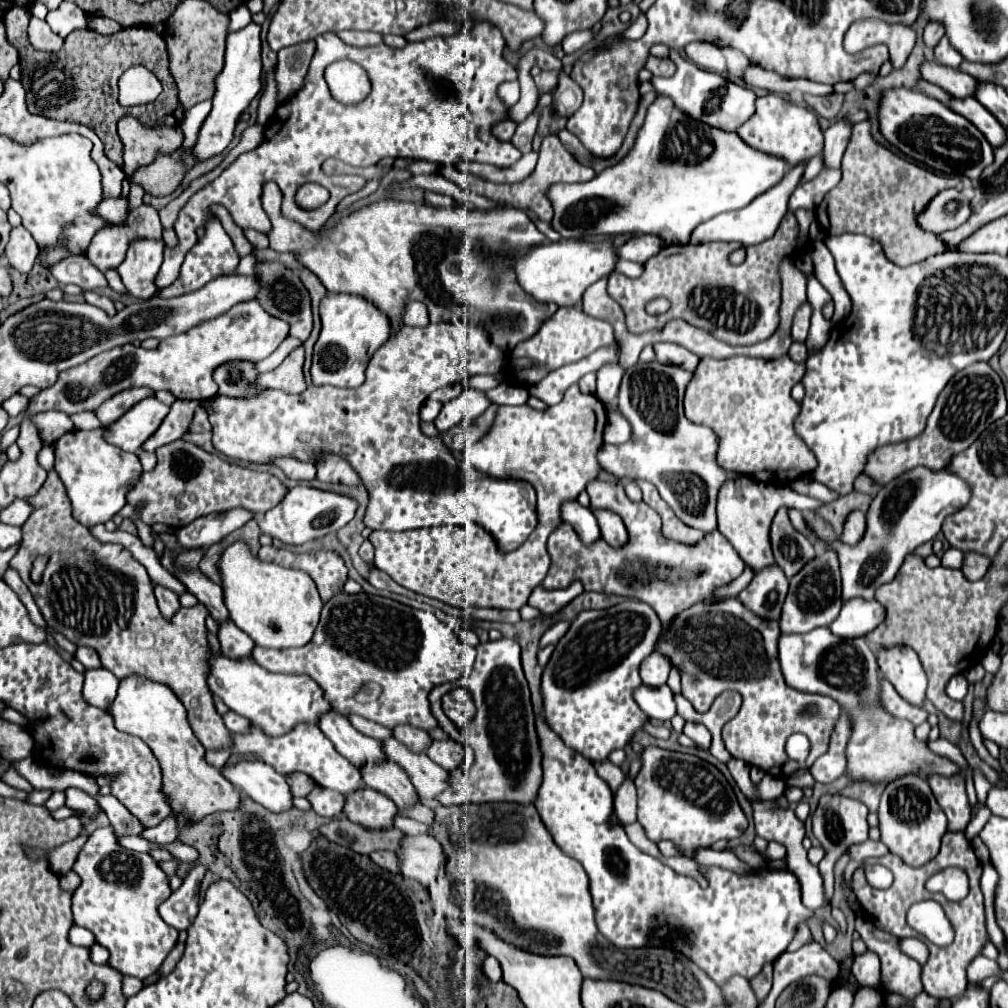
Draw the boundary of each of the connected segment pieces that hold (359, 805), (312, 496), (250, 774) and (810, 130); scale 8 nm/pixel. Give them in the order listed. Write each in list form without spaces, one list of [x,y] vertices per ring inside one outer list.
[[[365,788],[363,792],[359,790],[347,796],[345,816],[367,830],[393,828],[393,820],[397,814],[399,810],[393,800],[373,788]]]
[[[295,486],[287,492],[287,496],[283,496],[283,500],[277,506],[273,506],[269,512],[259,514],[257,524],[263,534],[277,538],[283,544],[305,544],[309,540],[323,538],[343,528],[355,516],[355,510],[357,502],[347,496],[315,490],[309,486]]]
[[[261,760],[239,762],[231,768],[225,768],[223,776],[245,796],[269,808],[271,812],[287,812],[295,808],[293,794],[289,784],[285,782],[285,776],[273,772],[273,768],[269,768],[269,764]]]
[[[767,94],[763,98],[757,98],[757,110],[751,120],[747,120],[737,134],[753,148],[761,152],[771,152],[775,156],[785,158],[791,166],[799,162],[807,162],[815,154],[821,154],[823,150],[823,132],[817,122],[817,114],[805,106],[797,106],[793,102],[783,100],[777,94]]]

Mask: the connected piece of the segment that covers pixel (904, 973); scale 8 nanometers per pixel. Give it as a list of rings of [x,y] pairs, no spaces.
[[[864,916],[856,917],[855,930],[861,934],[869,950],[881,958],[881,976],[885,992],[897,992],[911,1000],[923,990],[921,964],[899,950],[899,938],[883,934],[882,930],[878,930]]]

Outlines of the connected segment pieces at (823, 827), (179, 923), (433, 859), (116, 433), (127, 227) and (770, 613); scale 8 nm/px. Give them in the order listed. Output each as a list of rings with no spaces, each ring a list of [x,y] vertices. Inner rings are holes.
[[[823,796],[819,800],[819,808],[813,814],[813,834],[821,842],[825,850],[825,858],[819,862],[819,872],[825,882],[825,896],[831,900],[834,893],[834,866],[835,862],[853,846],[865,842],[869,836],[869,826],[867,826],[867,806],[859,800],[845,798],[845,796]]]
[[[195,864],[193,870],[187,874],[183,880],[181,888],[175,890],[161,906],[159,906],[159,916],[163,922],[173,926],[175,930],[187,930],[191,922],[197,916],[197,906],[199,906],[199,882],[205,874],[205,866]]]
[[[407,836],[397,854],[401,858],[401,874],[423,886],[437,880],[447,864],[443,846],[431,836]]]
[[[155,396],[137,402],[129,408],[115,424],[107,426],[105,440],[123,448],[125,452],[133,452],[141,458],[143,470],[151,472],[157,466],[155,456],[141,450],[141,444],[161,426],[163,418],[169,414],[169,406],[159,402]]]
[[[145,204],[133,210],[125,222],[107,224],[105,228],[101,228],[91,240],[87,256],[93,266],[105,272],[111,266],[117,268],[125,260],[125,252],[133,240],[143,238],[162,239],[158,211]]]
[[[779,566],[765,568],[753,576],[751,584],[741,590],[739,600],[745,608],[765,620],[779,620],[787,596],[787,578]]]

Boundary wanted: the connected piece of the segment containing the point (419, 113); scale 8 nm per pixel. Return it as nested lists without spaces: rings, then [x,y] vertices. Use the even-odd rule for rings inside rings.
[[[475,22],[473,30],[463,28],[459,34],[455,36],[435,36],[435,38],[427,38],[421,42],[409,42],[405,48],[391,48],[387,44],[379,44],[379,46],[351,46],[345,44],[337,34],[327,32],[317,36],[317,50],[313,54],[313,60],[309,64],[309,72],[305,76],[305,84],[303,88],[289,98],[285,104],[281,104],[277,108],[277,112],[273,114],[273,118],[267,122],[265,126],[265,140],[261,142],[261,146],[257,146],[251,152],[241,154],[231,166],[227,166],[221,176],[217,176],[211,184],[207,184],[205,188],[201,188],[199,192],[195,192],[189,198],[189,204],[185,204],[185,208],[181,208],[181,216],[175,220],[175,232],[177,232],[177,246],[169,248],[165,246],[165,262],[157,274],[157,288],[165,288],[169,286],[177,274],[179,268],[183,264],[183,256],[189,252],[189,248],[193,248],[195,244],[195,230],[205,226],[211,218],[213,218],[213,204],[221,204],[229,210],[229,214],[233,216],[235,224],[241,226],[243,230],[253,228],[257,232],[269,234],[271,230],[271,220],[265,214],[265,210],[261,208],[261,188],[265,182],[273,180],[283,196],[283,216],[291,218],[299,224],[303,224],[309,230],[319,230],[335,212],[333,202],[325,202],[321,208],[315,210],[301,210],[293,196],[295,190],[305,184],[305,182],[315,182],[321,184],[325,188],[329,188],[329,178],[323,174],[321,164],[327,158],[337,158],[341,162],[353,164],[355,168],[365,168],[365,166],[373,166],[377,164],[381,158],[411,158],[411,160],[429,160],[429,162],[437,162],[441,166],[453,164],[457,166],[463,160],[473,160],[473,162],[487,162],[487,164],[495,164],[495,166],[511,166],[521,158],[521,152],[511,144],[511,142],[501,142],[495,136],[491,136],[491,126],[505,120],[507,108],[499,102],[497,98],[497,86],[509,81],[509,74],[516,74],[515,68],[509,65],[503,58],[503,48],[505,48],[505,38],[501,34],[501,30],[489,22]],[[339,60],[353,60],[359,66],[365,68],[369,80],[371,80],[371,92],[365,100],[357,102],[355,106],[343,106],[341,102],[337,102],[325,82],[325,68],[333,62]]]

